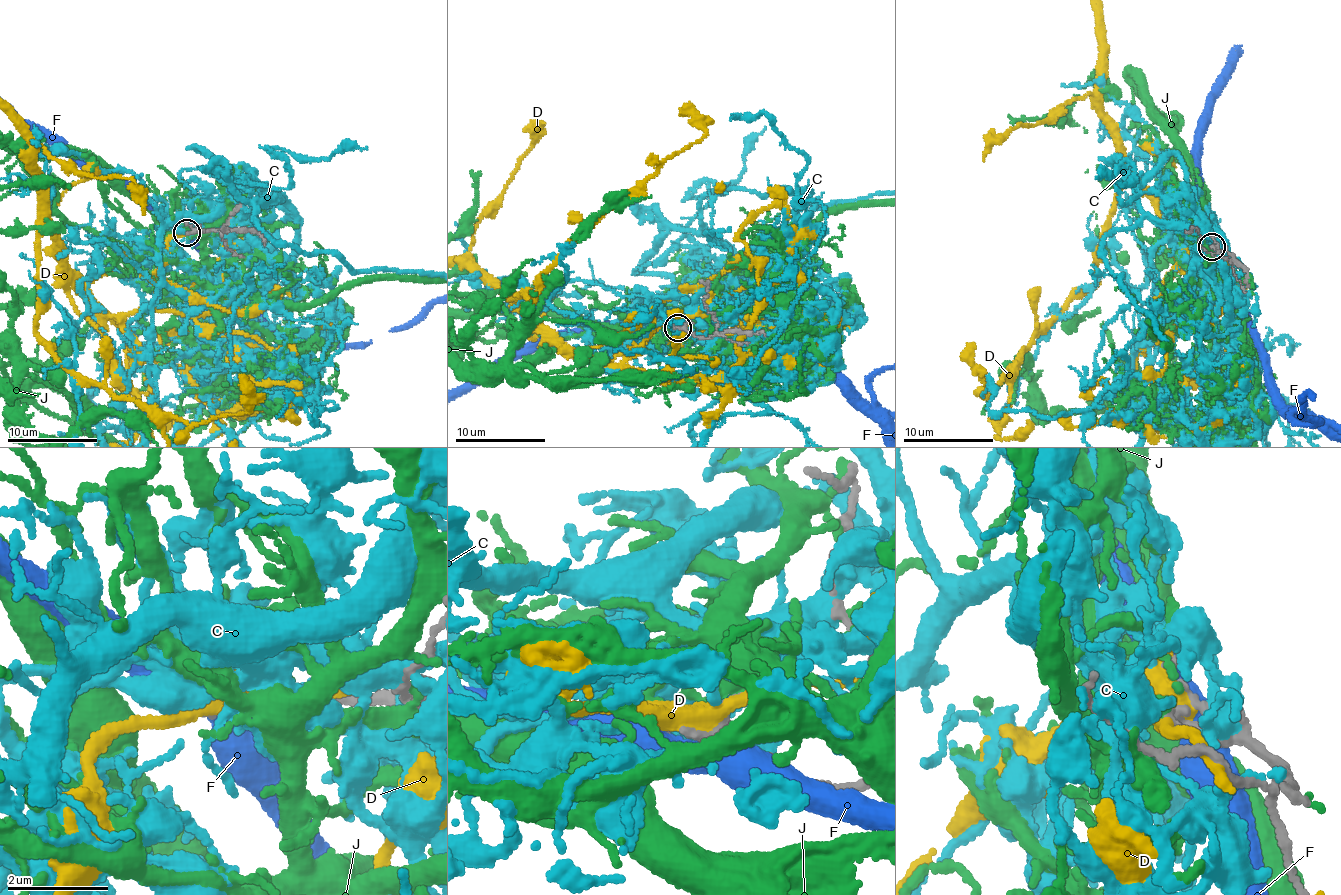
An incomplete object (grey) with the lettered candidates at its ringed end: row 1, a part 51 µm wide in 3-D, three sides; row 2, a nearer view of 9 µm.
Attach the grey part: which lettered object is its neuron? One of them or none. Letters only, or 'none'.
none

